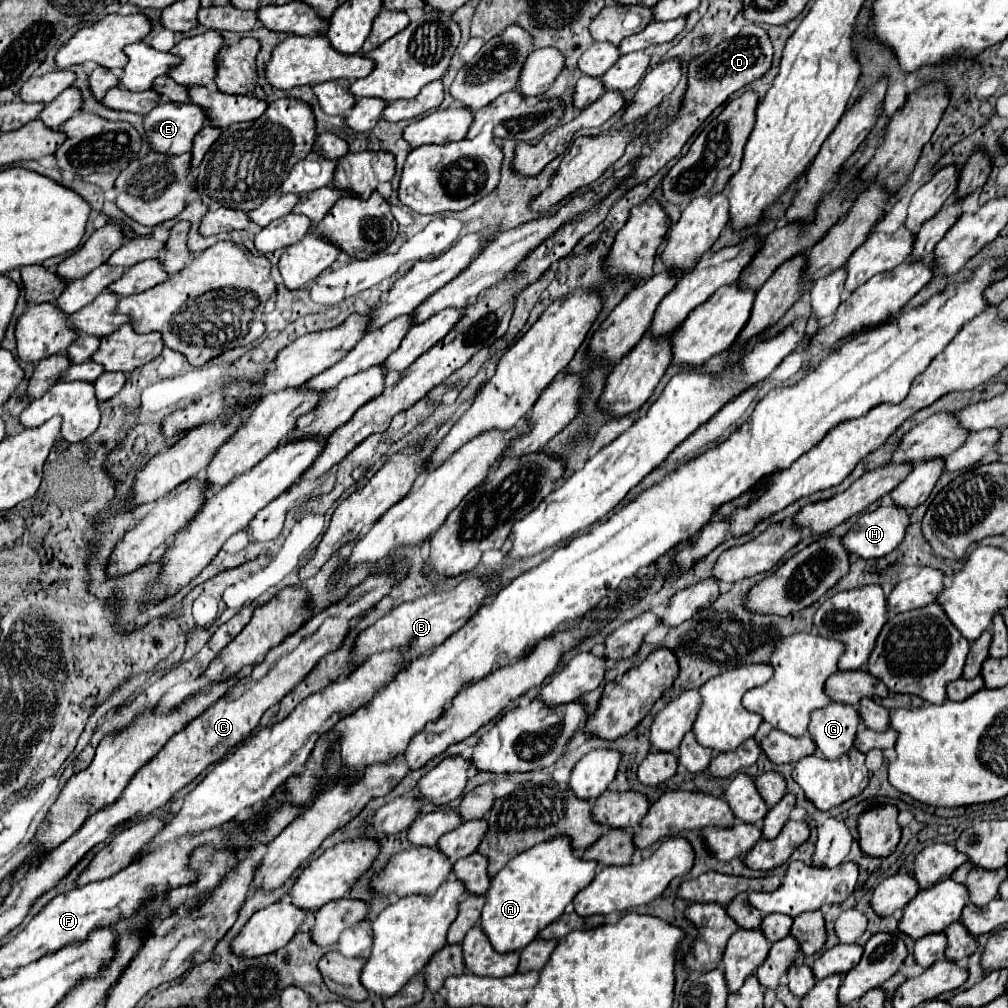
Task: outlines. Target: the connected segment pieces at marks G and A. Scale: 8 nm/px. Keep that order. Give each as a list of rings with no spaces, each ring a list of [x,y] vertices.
[[[831,702],[825,708],[813,710],[809,734],[825,758],[837,760],[853,746],[859,722],[853,706]]]
[[[569,838],[541,842],[501,868],[491,878],[481,912],[481,930],[489,938],[495,952],[521,952],[529,942],[533,942],[549,922],[555,922],[563,914],[575,894],[593,880],[595,868],[597,862],[573,856]]]

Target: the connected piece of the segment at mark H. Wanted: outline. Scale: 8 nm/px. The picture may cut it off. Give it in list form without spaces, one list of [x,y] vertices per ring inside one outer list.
[[[879,506],[875,512],[863,514],[841,542],[849,556],[875,560],[901,544],[907,524],[909,512],[897,510],[897,506]]]

